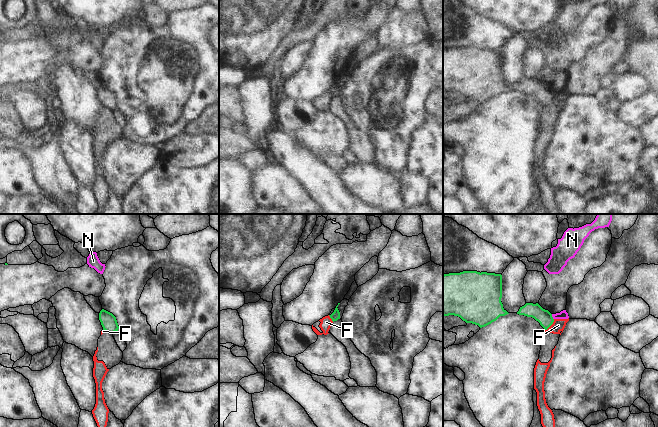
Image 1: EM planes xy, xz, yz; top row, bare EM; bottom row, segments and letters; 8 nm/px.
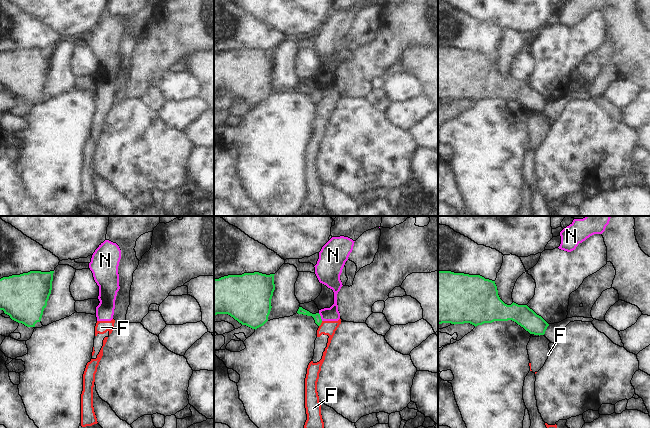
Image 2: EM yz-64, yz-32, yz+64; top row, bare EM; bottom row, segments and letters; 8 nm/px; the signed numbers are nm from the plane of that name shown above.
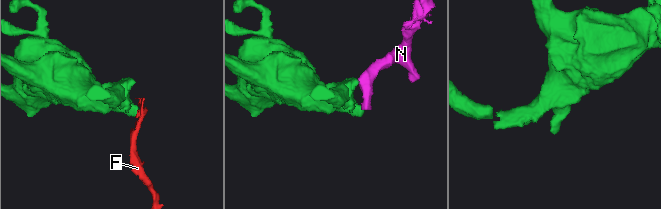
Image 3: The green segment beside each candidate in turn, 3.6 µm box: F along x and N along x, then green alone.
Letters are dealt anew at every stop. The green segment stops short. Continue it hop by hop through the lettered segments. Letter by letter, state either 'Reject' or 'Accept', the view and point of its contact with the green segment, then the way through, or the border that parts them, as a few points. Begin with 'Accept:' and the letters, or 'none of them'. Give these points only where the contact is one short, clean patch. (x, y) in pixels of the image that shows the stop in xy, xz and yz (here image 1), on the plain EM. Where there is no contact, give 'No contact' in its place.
Accept: none of them
F: Reject. Touches green at yz (550, 101). Boundary: yz (554, 95), (544, 107)
N: Reject. Touches green at yz (552, 93). Boundary: yz (551, 90), (553, 95).

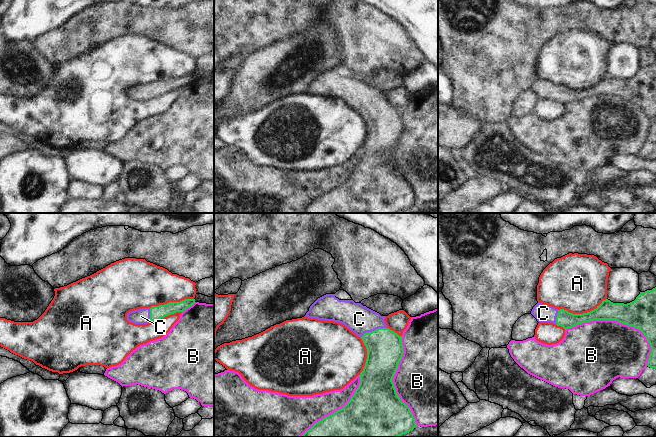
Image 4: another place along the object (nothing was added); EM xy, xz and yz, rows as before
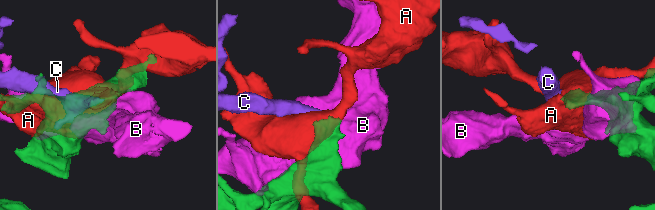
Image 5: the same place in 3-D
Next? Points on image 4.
Accept: C
A: Reject. Touches green at yz (583, 89)
B: Reject. Touches green at yz (620, 98)
C: Accept. Touches green at xz (374, 106). Path across: xz (384, 123), (376, 113), (374, 106), (359, 95).

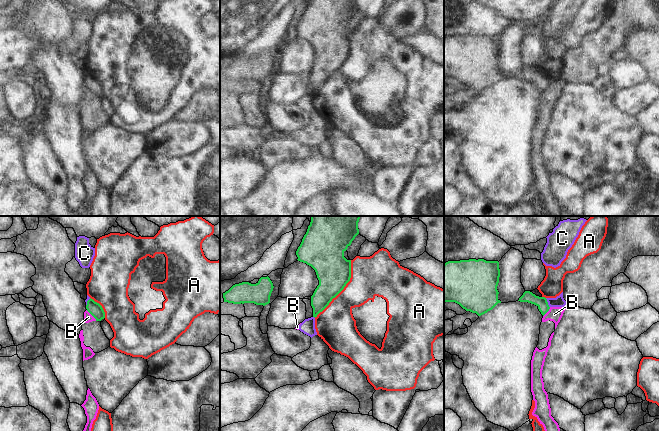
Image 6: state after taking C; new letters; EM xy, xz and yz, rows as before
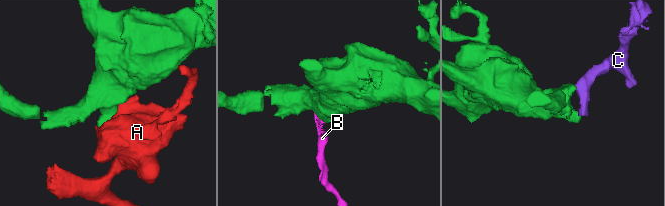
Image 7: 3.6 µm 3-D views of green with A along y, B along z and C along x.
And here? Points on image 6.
Accept: none of them
A: Reject. Touches green at xz (342, 65)
B: Reject. Touches green at xy (91, 90). Boundary: xy (86, 86), (96, 96)
C: Reject. Touches green at yz (547, 79). Boundary: yz (545, 74), (549, 83).

